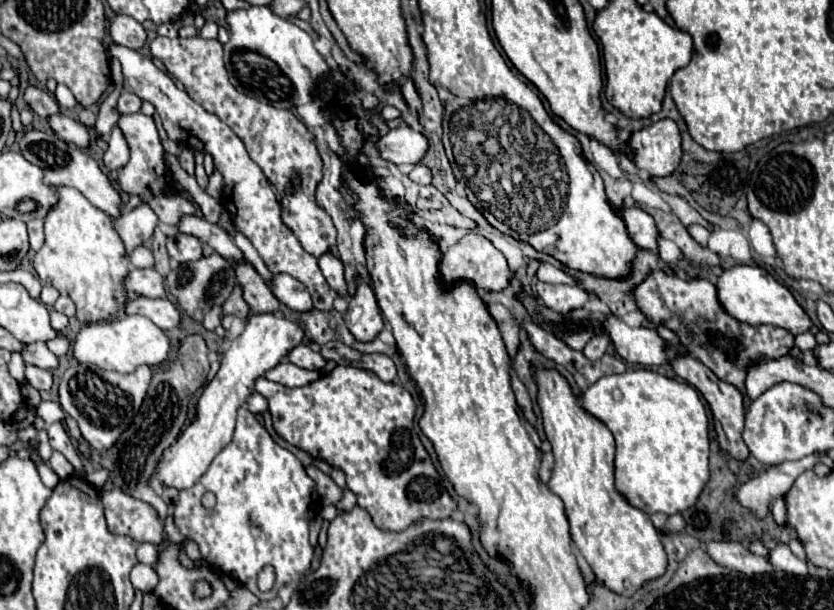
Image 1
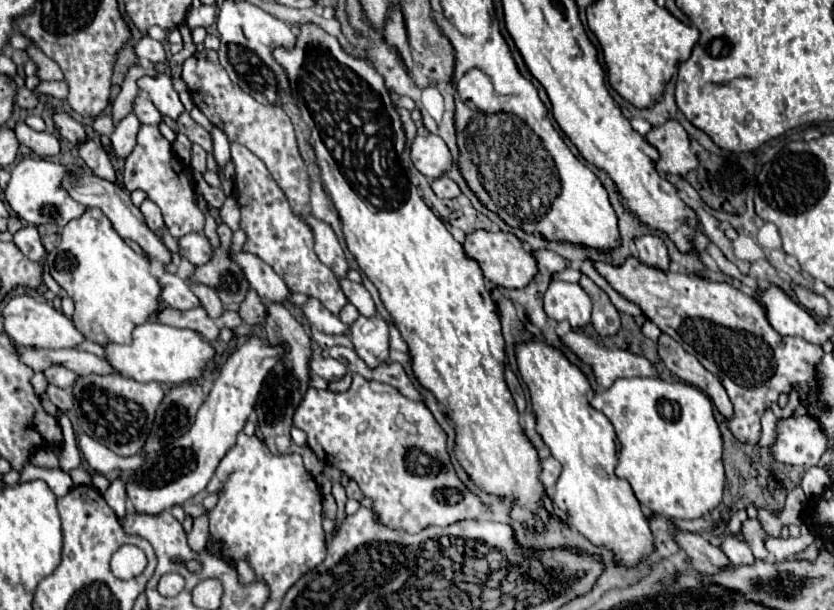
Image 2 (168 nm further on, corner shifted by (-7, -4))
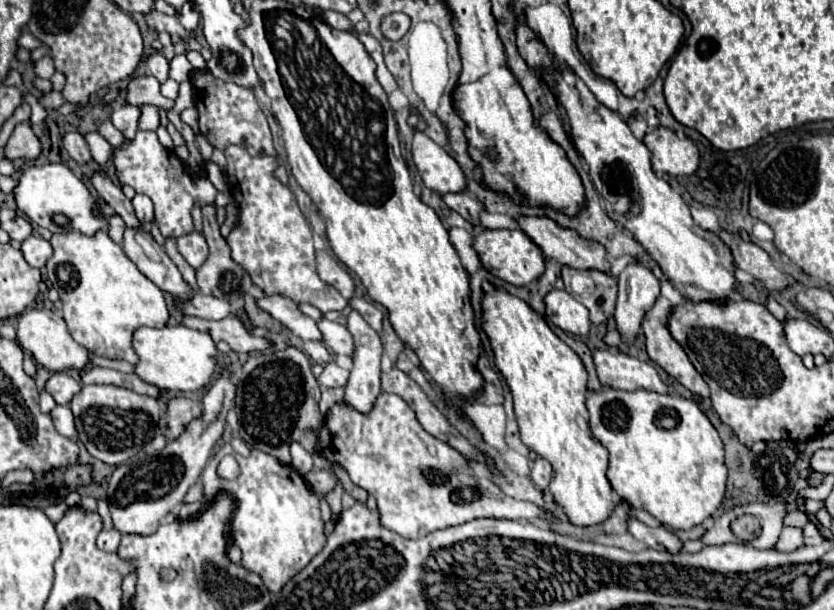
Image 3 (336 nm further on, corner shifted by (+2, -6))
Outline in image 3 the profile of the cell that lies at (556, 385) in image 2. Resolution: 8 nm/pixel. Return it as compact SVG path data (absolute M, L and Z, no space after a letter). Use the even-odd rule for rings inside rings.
M494 290L492 294L484 294L482 306L484 306L482 328L490 338L494 350L494 362L512 390L514 414L518 420L522 442L532 452L536 452L538 456L546 458L552 464L554 476L550 482L550 492L554 500L560 504L560 508L564 510L564 514L568 516L568 520L576 526L602 524L612 516L616 502L612 496L610 480L606 478L608 450L596 438L592 438L588 426L588 410L584 406L586 368L582 360L548 328L544 318L540 318L524 300L508 294L506 290Z

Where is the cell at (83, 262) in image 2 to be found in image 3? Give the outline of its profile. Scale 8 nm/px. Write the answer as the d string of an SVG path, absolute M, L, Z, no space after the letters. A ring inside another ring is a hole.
M104 230L94 236L82 232L54 234L50 244L54 252L46 262L46 272L64 304L64 322L72 338L98 356L136 364L132 332L140 326L162 328L170 316L162 290L128 260L122 246Z

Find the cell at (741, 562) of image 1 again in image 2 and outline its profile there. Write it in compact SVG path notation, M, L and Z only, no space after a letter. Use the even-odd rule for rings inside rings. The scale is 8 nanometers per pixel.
M675 532L675 542L687 552L687 556L693 562L709 562L713 566L731 566L727 556L721 552L719 546L713 546L707 538L699 534L689 534L689 532Z

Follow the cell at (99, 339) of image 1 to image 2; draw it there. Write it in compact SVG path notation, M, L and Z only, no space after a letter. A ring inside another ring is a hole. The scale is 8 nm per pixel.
M145 322L133 330L131 344L109 344L107 362L137 382L163 382L163 384L181 384L197 380L207 362L213 360L215 348L195 330L189 328L173 328L159 322Z

